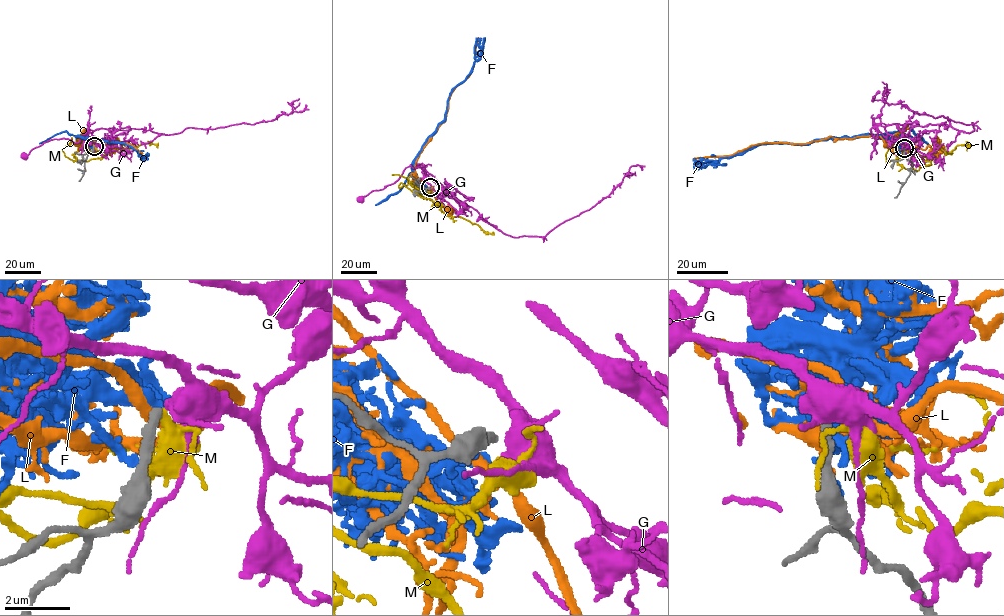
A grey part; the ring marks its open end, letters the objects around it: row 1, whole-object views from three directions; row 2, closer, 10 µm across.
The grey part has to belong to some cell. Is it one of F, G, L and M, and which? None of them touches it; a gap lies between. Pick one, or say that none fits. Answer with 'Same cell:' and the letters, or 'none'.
Same cell: none

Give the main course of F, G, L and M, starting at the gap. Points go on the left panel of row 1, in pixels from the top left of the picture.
F: (93, 145), (77, 137), (127, 143), (143, 156), (148, 153)
G: (95, 146), (88, 141), (86, 130), (75, 143), (65, 138), (49, 139), (25, 156)
L: (93, 145), (79, 137), (130, 143), (142, 153)
M: (94, 146), (92, 151), (81, 150), (102, 152), (104, 157), (70, 159), (62, 150), (71, 137), (56, 156)

